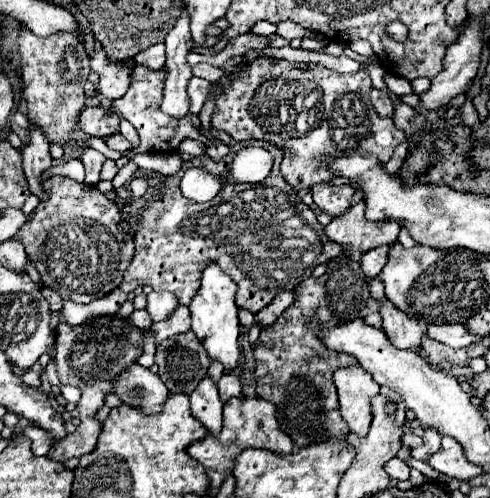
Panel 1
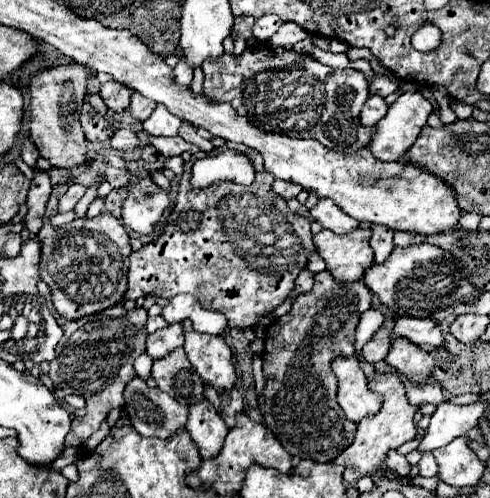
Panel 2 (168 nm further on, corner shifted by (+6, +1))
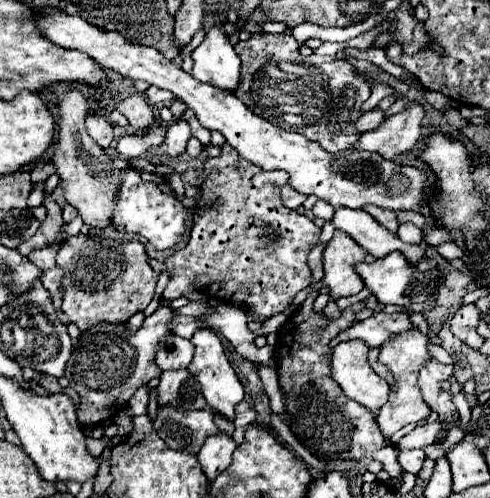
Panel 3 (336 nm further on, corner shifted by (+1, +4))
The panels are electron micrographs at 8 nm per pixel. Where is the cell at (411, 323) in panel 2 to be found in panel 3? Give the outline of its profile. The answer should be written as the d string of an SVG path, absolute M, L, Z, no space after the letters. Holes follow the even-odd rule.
M380 312L380 314L376 314L376 316L370 316L370 318L362 320L362 322L352 324L350 330L340 332L340 334L334 338L332 348L334 348L336 344L344 342L344 340L356 340L356 338L362 338L368 346L378 348L378 346L382 346L382 344L384 344L392 334L400 334L400 332L406 332L406 330L410 330L410 328L412 328L412 322L410 322L410 318L408 318L406 314L386 314L386 312Z

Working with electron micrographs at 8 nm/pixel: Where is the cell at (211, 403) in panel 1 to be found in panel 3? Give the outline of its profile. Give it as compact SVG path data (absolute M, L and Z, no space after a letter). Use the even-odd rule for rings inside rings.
M224 432L206 438L206 442L198 454L198 462L210 482L216 480L216 476L222 470L228 468L228 464L232 462L234 448L236 448L236 442L230 436L226 436Z

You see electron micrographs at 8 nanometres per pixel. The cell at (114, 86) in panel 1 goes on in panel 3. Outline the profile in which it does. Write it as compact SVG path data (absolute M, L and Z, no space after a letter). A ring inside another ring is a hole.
M132 94L126 100L122 100L118 104L118 112L122 112L128 118L128 122L140 132L146 132L156 122L154 110L146 104L146 100L140 94Z

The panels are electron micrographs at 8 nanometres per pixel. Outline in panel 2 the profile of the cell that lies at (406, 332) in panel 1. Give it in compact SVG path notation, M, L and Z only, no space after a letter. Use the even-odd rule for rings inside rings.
M393 339L385 361L415 381L429 377L435 367L435 359L427 351L415 343L405 343L405 339Z

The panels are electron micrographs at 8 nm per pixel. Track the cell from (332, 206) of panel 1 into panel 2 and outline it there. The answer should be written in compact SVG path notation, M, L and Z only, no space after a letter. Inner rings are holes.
M319 199L317 205L311 209L311 217L333 233L347 233L359 227L359 221L345 215L345 211L341 211L331 199Z

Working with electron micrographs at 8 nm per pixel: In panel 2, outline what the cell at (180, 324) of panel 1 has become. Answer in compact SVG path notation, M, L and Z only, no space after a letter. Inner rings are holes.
M173 323L165 329L157 329L155 333L147 335L147 353L153 359L159 359L159 357L171 353L179 345L183 345L183 327L181 327L181 323Z

